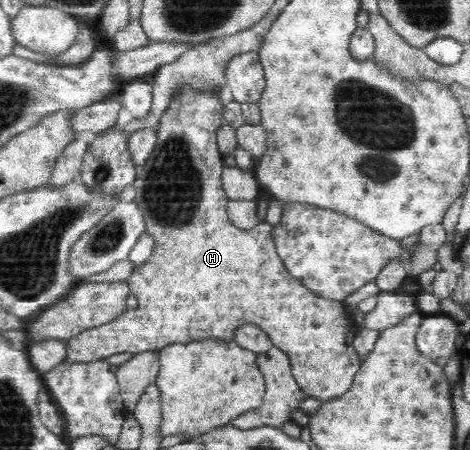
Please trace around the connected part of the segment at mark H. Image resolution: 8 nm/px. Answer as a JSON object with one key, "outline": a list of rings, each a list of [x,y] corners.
{"outline":[[[191,86],[181,88],[172,98],[169,107],[162,113],[158,122],[157,143],[155,149],[150,153],[149,159],[144,163],[144,169],[139,173],[139,177],[135,178],[134,185],[137,187],[137,205],[141,205],[141,214],[145,219],[145,233],[151,235],[155,240],[155,249],[153,255],[142,265],[135,267],[131,276],[125,281],[131,293],[138,299],[138,306],[135,309],[125,311],[121,317],[115,321],[95,329],[89,329],[79,333],[77,337],[66,340],[66,363],[89,363],[90,361],[103,360],[110,355],[118,353],[141,353],[143,351],[154,350],[167,347],[171,344],[188,344],[195,340],[223,340],[225,343],[232,343],[233,336],[241,325],[257,325],[262,332],[267,333],[273,347],[281,349],[290,359],[290,366],[293,377],[299,384],[301,391],[306,397],[314,397],[322,402],[329,401],[335,397],[343,395],[352,385],[355,374],[359,371],[359,356],[353,347],[353,339],[357,337],[357,328],[349,315],[347,306],[344,306],[339,300],[327,299],[309,291],[303,284],[293,277],[283,264],[283,261],[277,254],[275,241],[272,236],[273,226],[269,223],[258,224],[253,230],[241,230],[239,227],[232,225],[228,219],[227,205],[230,201],[225,192],[223,192],[223,184],[221,184],[221,174],[223,171],[223,156],[218,150],[219,144],[216,131],[223,124],[223,102],[219,98],[219,94],[215,92],[199,92]]]}

